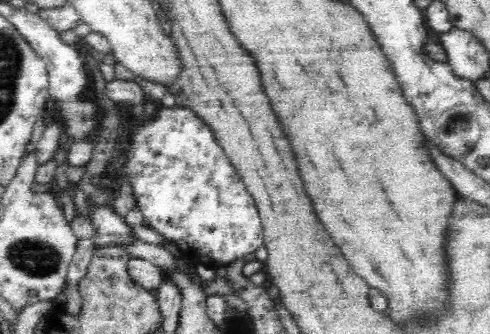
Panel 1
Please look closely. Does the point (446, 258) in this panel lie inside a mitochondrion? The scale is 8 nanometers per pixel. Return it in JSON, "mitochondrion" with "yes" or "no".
{"mitochondrion":"no"}

